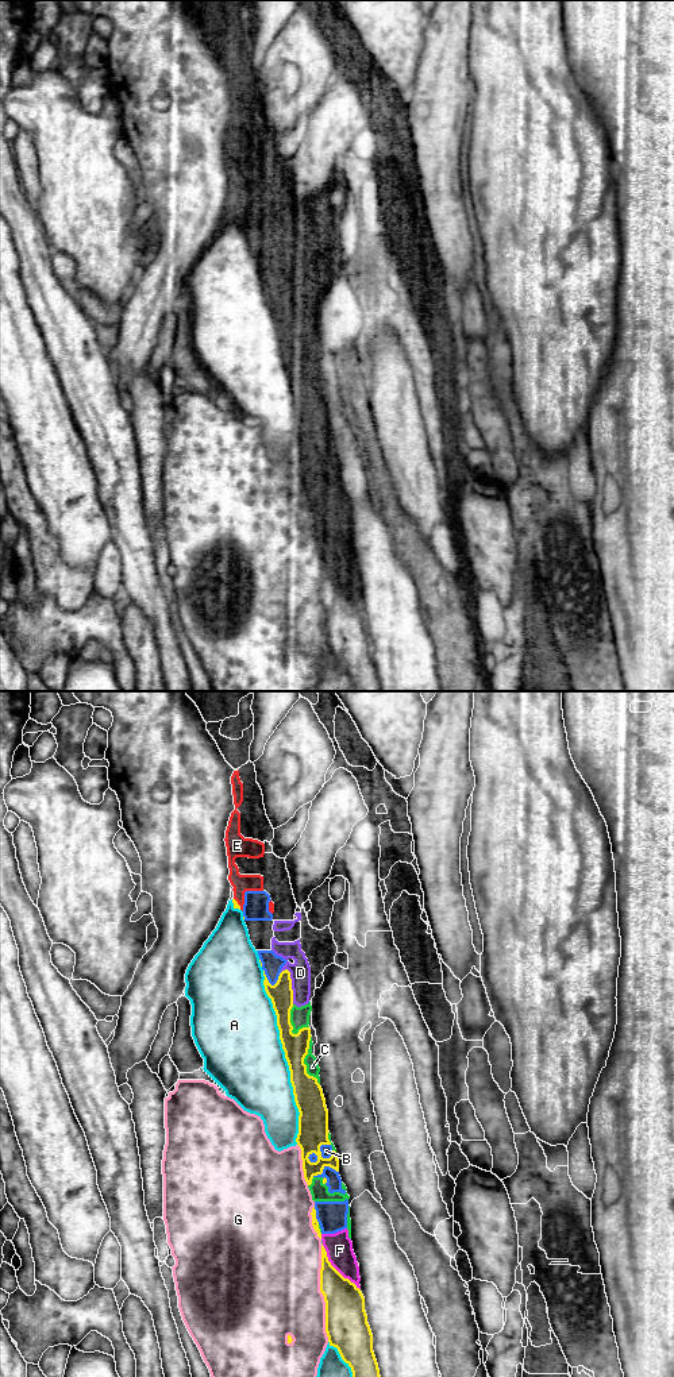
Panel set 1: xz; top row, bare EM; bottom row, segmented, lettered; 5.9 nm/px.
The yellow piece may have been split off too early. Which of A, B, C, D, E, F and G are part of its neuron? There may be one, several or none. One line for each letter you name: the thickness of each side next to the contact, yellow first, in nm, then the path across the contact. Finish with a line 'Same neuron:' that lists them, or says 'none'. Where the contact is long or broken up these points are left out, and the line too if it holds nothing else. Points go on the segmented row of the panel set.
Same neuron: none

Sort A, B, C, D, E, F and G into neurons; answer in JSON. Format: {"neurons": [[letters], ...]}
{"neurons": [["A"], ["B", "C", "D", "E", "F"], ["G"]]}

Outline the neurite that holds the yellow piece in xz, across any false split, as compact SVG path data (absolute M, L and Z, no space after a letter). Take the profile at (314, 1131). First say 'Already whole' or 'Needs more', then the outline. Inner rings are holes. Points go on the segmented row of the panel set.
Already whole. M263 971L263 986L271 999L277 1015L280 1040L290 1071L294 1102L299 1108L299 1134L296 1138L301 1149L304 1179L308 1185L312 1179L323 1173L326 1166L339 1172L339 1160L335 1150L330 1158L323 1158L320 1146L331 1145L328 1139L328 1110L323 1089L317 1079L307 1073L304 1058L308 1054L311 1029L303 1027L293 1034L290 1010L293 1007L293 990L290 972L282 971L278 980L271 986Z

